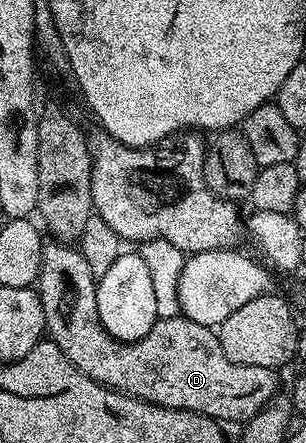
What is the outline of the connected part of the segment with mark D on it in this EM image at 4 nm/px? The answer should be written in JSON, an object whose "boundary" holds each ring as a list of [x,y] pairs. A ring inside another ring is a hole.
{"boundary":[[[58,241],[48,242],[44,246],[37,290],[47,322],[46,334],[50,342],[56,343],[61,353],[69,357],[69,361],[78,371],[85,373],[102,387],[110,387],[111,390],[124,395],[133,395],[153,405],[185,409],[207,415],[211,419],[218,419],[224,424],[238,423],[238,425],[245,424],[276,398],[274,396],[276,372],[272,368],[241,365],[237,361],[229,361],[229,357],[225,357],[225,349],[221,349],[218,334],[210,327],[197,325],[197,321],[187,319],[181,313],[159,318],[153,329],[149,329],[147,336],[135,343],[123,343],[115,339],[105,329],[97,313],[96,282],[97,276],[89,269],[89,263],[79,252],[78,246]]]}

